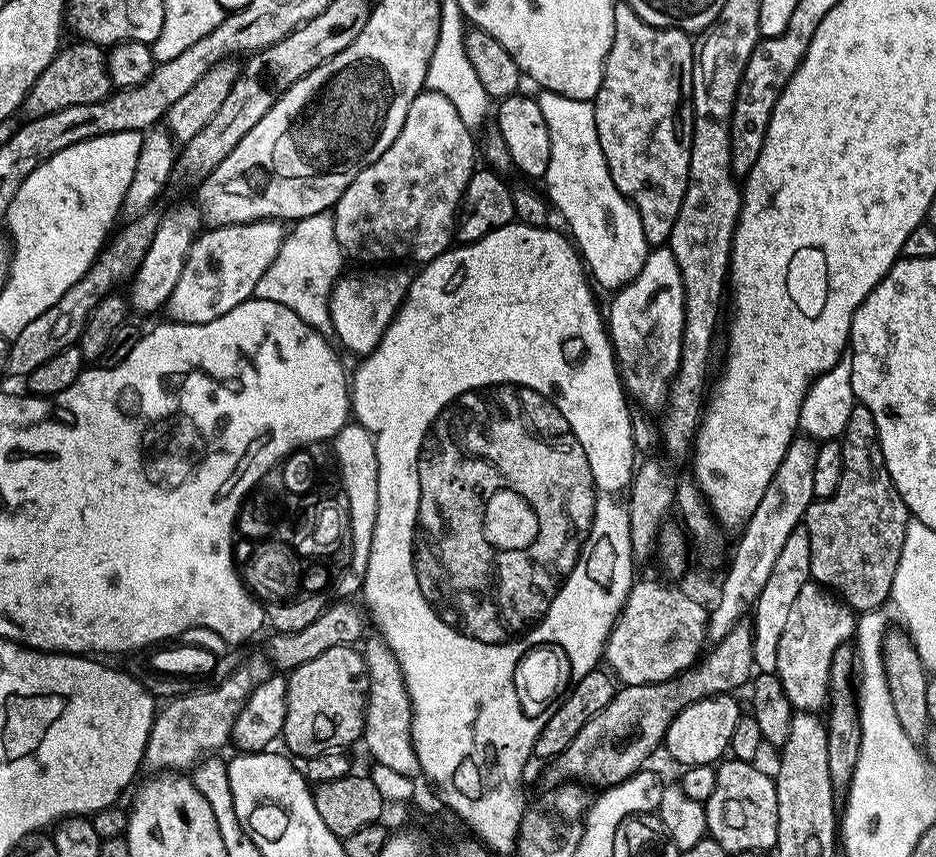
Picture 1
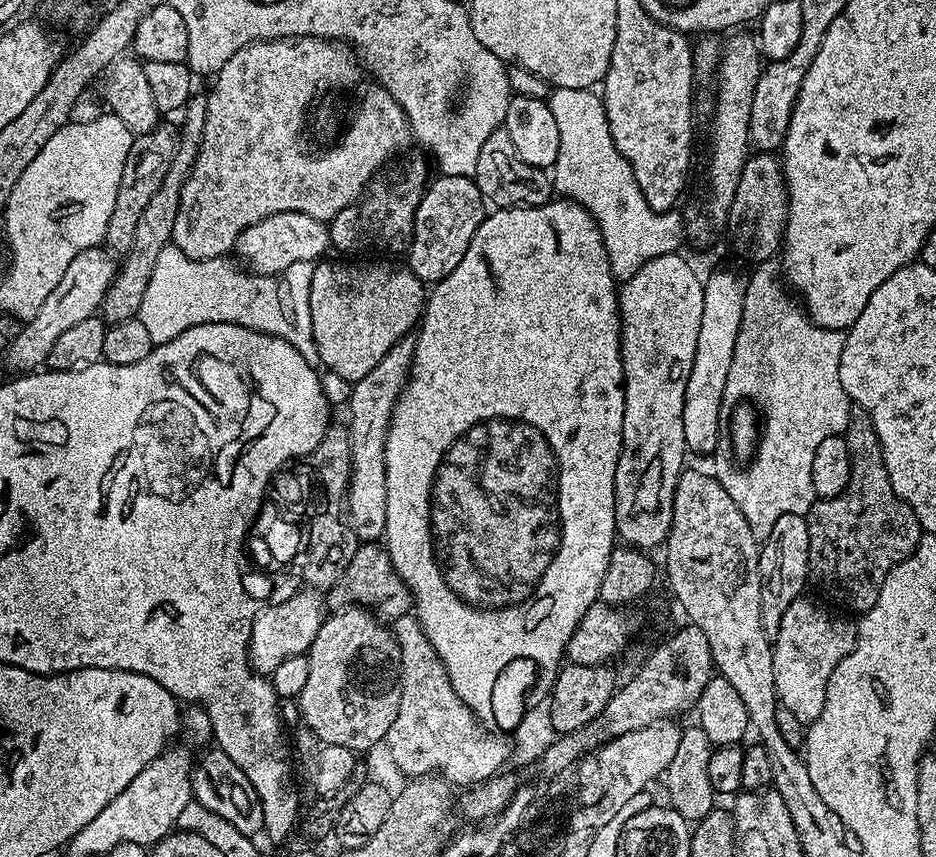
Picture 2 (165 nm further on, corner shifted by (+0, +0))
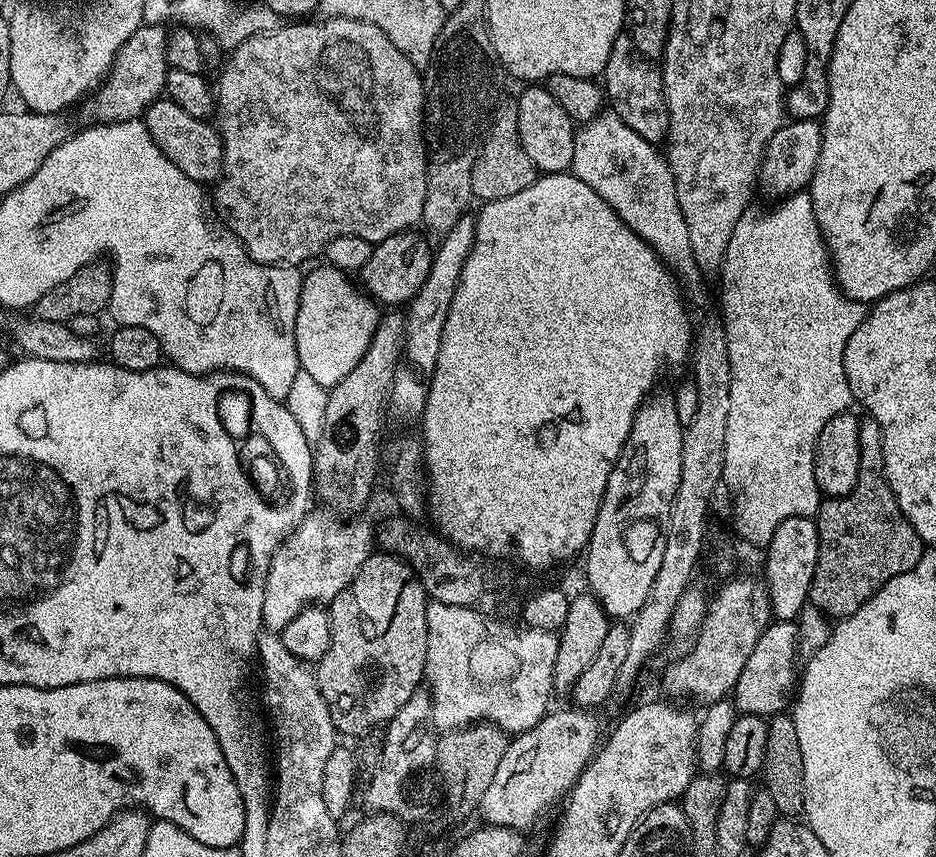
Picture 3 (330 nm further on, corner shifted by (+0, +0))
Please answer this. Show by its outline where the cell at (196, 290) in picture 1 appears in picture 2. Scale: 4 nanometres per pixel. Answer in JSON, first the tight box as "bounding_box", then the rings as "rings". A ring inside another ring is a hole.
{"bounding_box":[234,212,329,276],"rings":[[[283,212],[270,214],[270,218],[262,218],[262,222],[242,230],[234,252],[257,276],[278,276],[294,266],[294,262],[319,261],[329,248],[328,224],[325,221],[310,218],[310,214]]]}

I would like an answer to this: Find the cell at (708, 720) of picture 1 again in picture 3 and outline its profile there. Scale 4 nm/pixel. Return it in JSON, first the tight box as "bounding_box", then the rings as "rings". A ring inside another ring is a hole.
{"bounding_box":[734,620,798,718],"rings":[[[776,620],[761,631],[754,646],[754,654],[750,654],[746,666],[742,666],[742,674],[738,674],[734,689],[737,713],[771,718],[781,715],[789,707],[798,684],[796,648],[798,649],[797,625],[791,620]]]}

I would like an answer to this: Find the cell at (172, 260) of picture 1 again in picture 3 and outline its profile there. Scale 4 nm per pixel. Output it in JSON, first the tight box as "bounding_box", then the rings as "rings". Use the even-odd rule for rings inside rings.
{"bounding_box":[210,18,428,266],"rings":[[[320,18],[317,19],[317,21],[317,24],[308,24],[312,22],[288,22],[279,28],[270,30],[266,34],[254,34],[250,38],[246,38],[246,42],[242,42],[238,47],[231,49],[230,55],[223,61],[222,67],[218,72],[218,75],[220,75],[220,89],[217,87],[214,92],[214,124],[219,131],[221,142],[224,146],[224,157],[223,172],[221,172],[219,179],[216,180],[212,188],[214,190],[210,192],[210,196],[211,199],[212,196],[216,199],[217,210],[220,211],[221,218],[228,223],[228,225],[226,225],[227,231],[242,242],[242,247],[244,251],[247,252],[248,257],[252,260],[256,260],[259,264],[300,266],[303,260],[312,260],[319,252],[321,255],[321,253],[327,249],[328,244],[334,242],[334,238],[342,238],[343,236],[366,238],[375,246],[394,234],[415,229],[417,227],[415,224],[419,225],[424,219],[426,186],[428,185],[428,145],[424,139],[424,114],[426,111],[424,86],[426,80],[422,75],[421,69],[417,68],[414,62],[410,62],[410,58],[406,58],[406,54],[402,54],[402,50],[398,50],[398,46],[394,46],[394,42],[390,42],[390,38],[386,38],[386,34],[378,26],[367,24],[361,20],[351,20],[350,18],[334,18],[333,20]]]}

